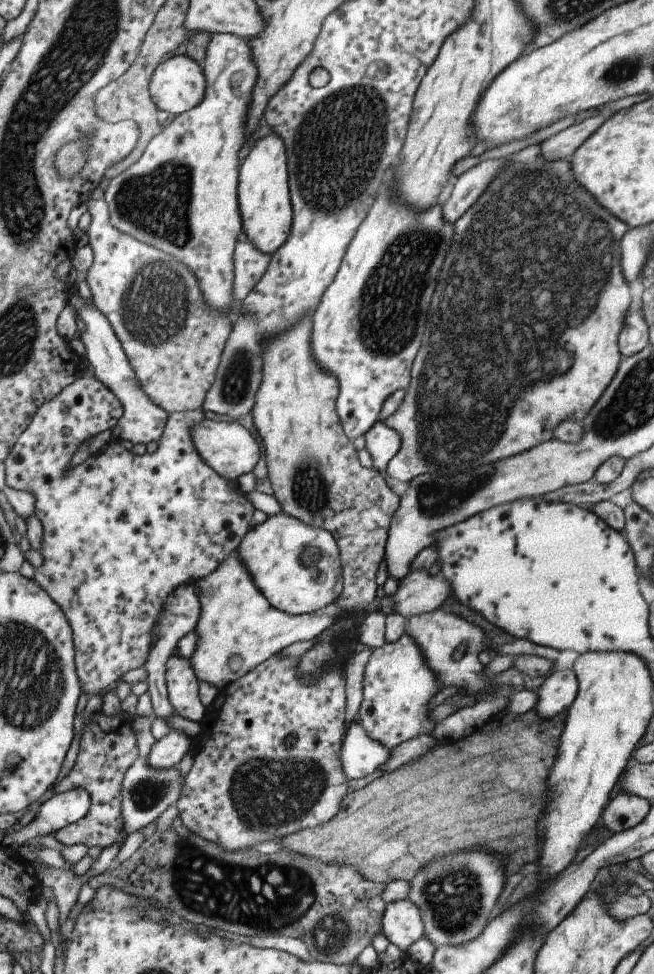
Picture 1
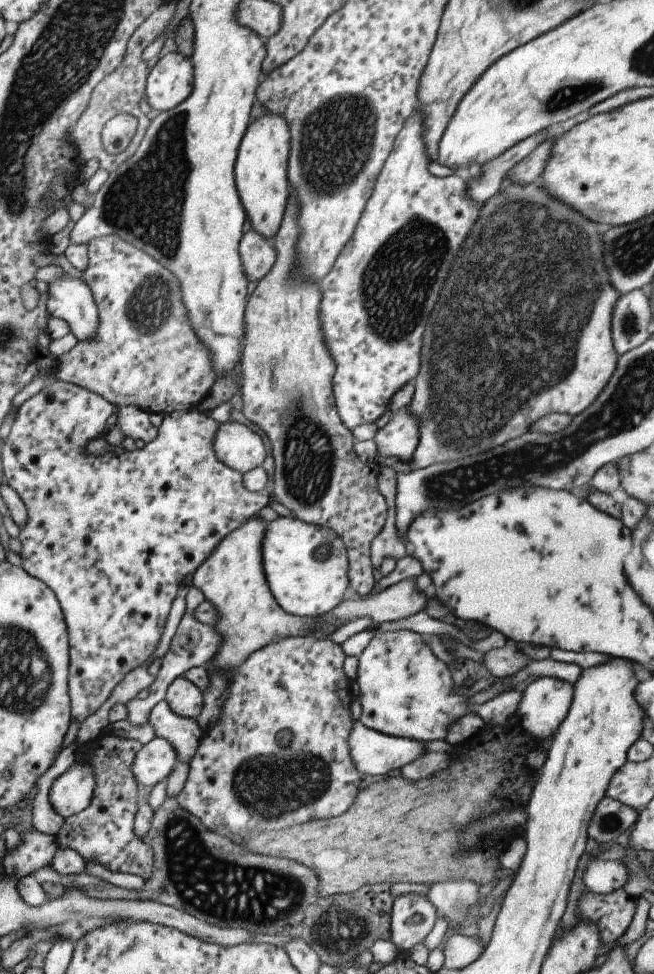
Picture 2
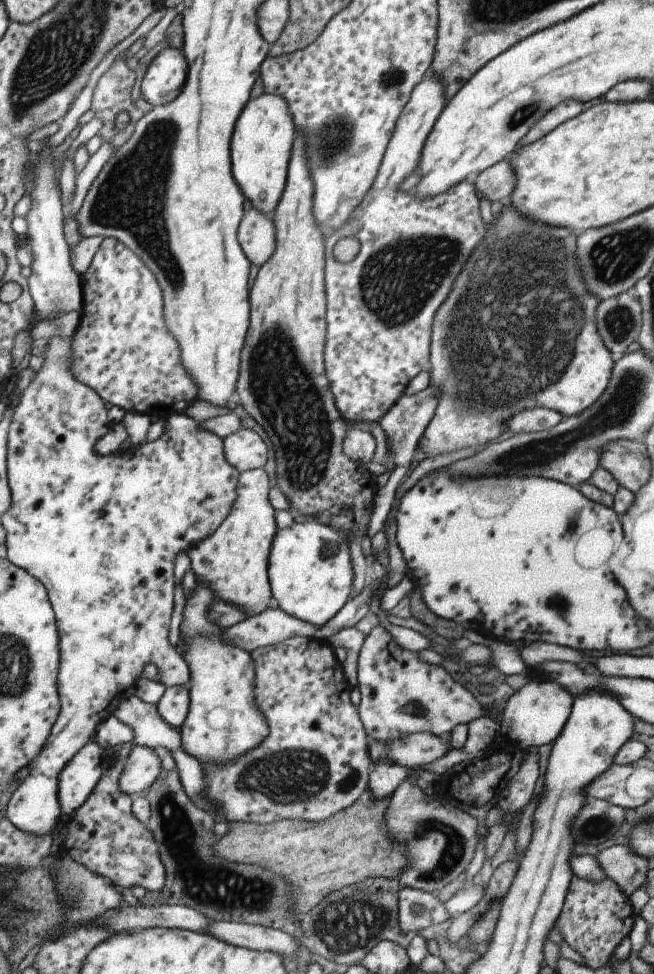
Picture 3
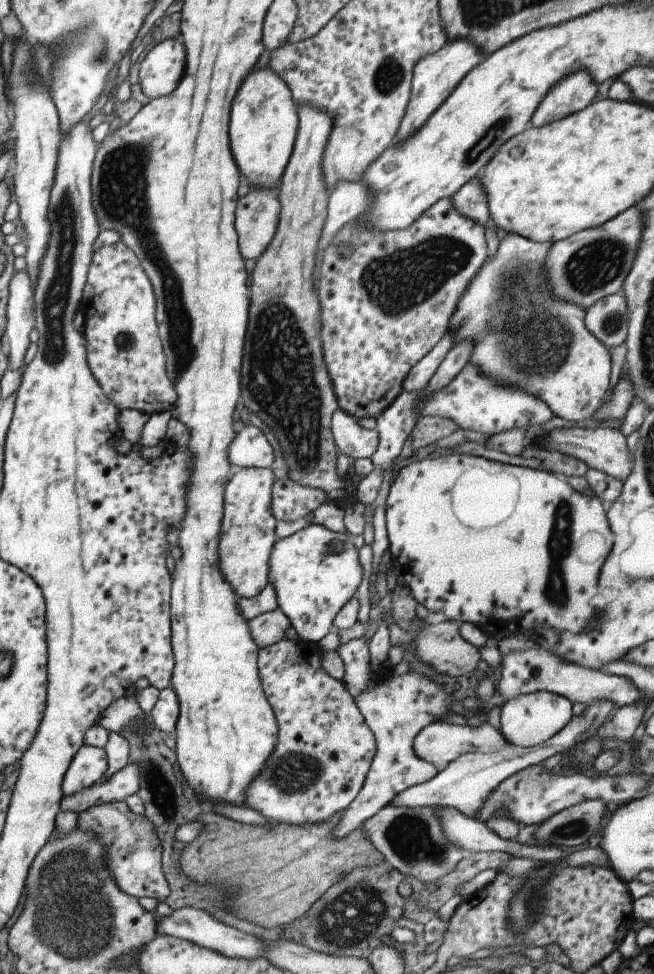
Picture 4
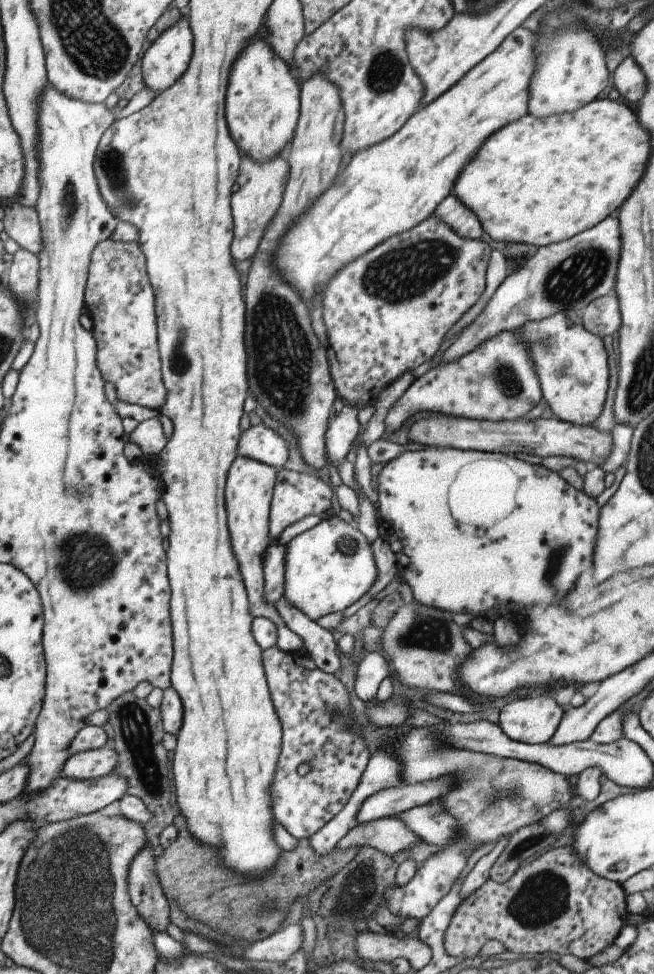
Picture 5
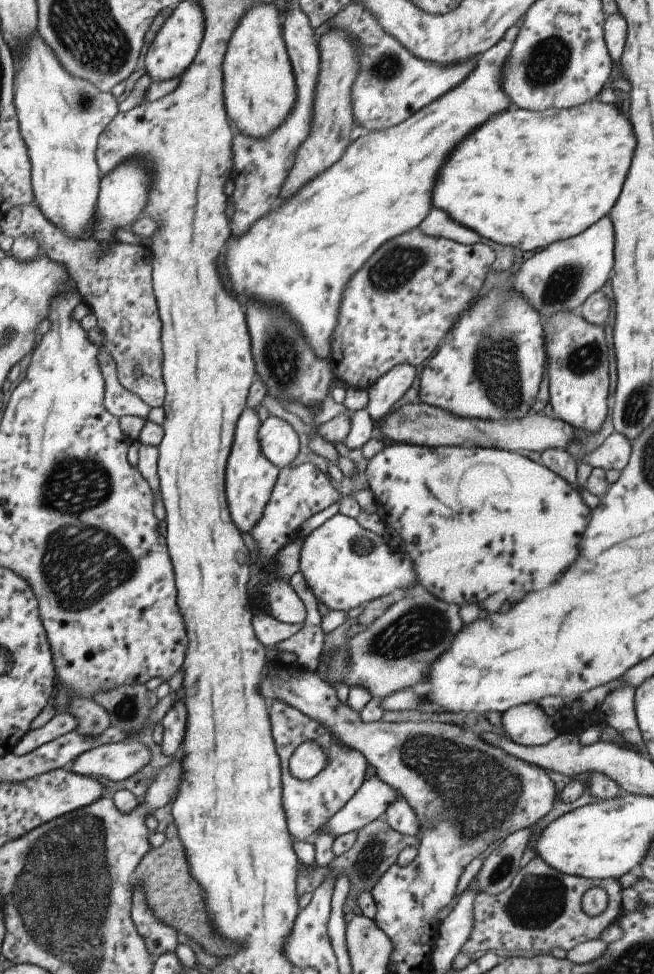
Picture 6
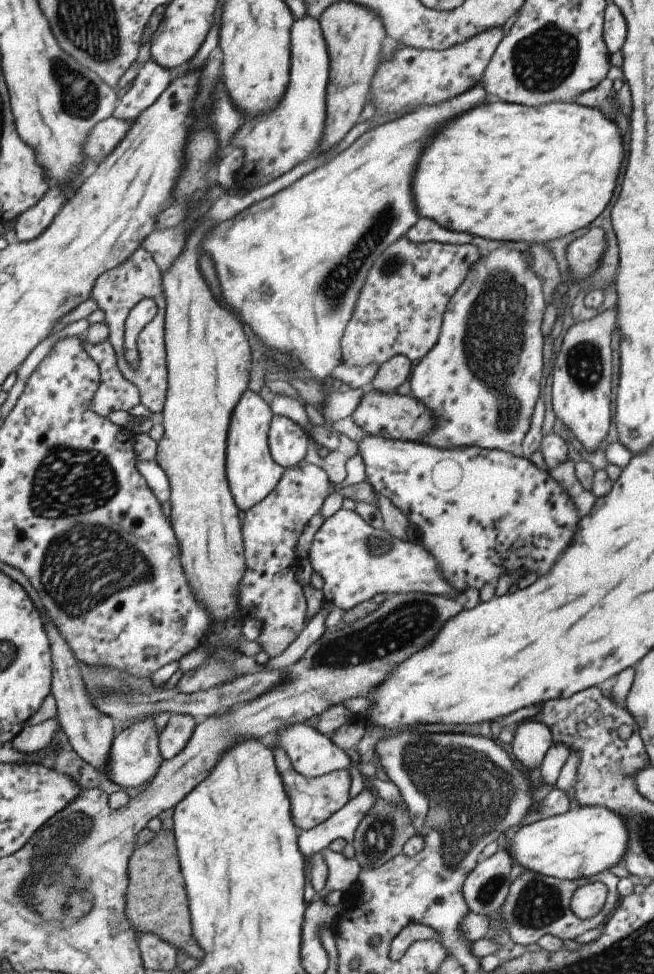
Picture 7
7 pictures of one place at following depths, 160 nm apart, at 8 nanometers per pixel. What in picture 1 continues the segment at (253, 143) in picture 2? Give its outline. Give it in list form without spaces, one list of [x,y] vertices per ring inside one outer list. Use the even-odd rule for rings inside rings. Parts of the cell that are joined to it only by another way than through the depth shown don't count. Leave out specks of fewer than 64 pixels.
[[[276,133],[255,144],[251,154],[240,167],[240,209],[244,232],[265,254],[276,254],[289,241],[293,229],[293,204],[288,172],[289,154],[286,141]]]

